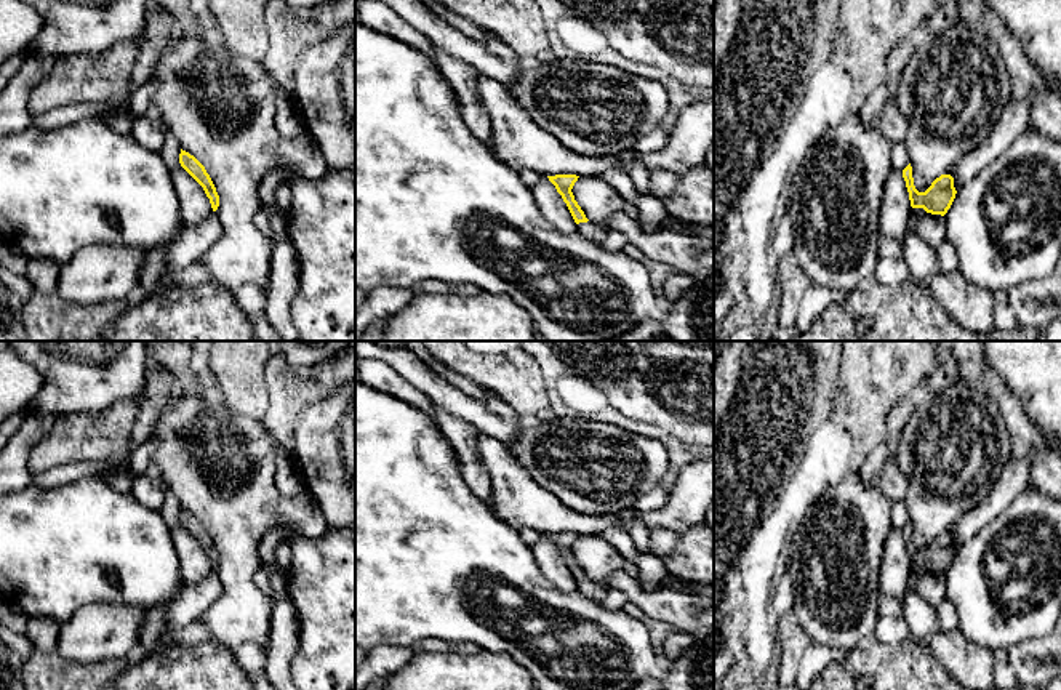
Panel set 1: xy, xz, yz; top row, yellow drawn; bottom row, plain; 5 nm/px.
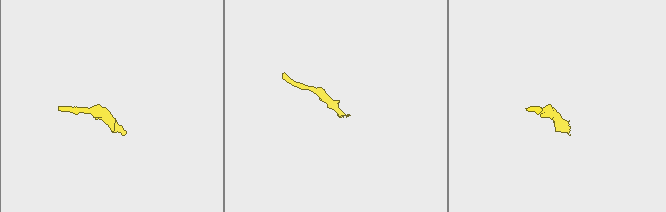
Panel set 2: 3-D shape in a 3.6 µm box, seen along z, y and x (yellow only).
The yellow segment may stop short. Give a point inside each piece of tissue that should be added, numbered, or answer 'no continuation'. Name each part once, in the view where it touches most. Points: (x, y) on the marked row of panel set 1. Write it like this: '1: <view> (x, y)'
1: xz (594, 232)

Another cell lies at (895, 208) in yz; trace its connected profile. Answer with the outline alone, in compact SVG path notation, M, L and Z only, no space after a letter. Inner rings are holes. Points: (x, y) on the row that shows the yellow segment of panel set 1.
M891 168L879 207L879 234L901 242L912 213L903 171Z

